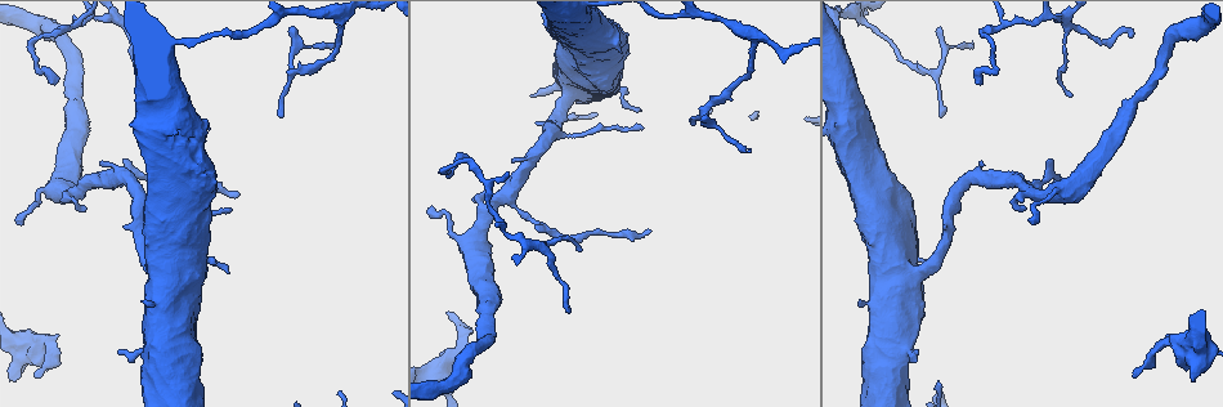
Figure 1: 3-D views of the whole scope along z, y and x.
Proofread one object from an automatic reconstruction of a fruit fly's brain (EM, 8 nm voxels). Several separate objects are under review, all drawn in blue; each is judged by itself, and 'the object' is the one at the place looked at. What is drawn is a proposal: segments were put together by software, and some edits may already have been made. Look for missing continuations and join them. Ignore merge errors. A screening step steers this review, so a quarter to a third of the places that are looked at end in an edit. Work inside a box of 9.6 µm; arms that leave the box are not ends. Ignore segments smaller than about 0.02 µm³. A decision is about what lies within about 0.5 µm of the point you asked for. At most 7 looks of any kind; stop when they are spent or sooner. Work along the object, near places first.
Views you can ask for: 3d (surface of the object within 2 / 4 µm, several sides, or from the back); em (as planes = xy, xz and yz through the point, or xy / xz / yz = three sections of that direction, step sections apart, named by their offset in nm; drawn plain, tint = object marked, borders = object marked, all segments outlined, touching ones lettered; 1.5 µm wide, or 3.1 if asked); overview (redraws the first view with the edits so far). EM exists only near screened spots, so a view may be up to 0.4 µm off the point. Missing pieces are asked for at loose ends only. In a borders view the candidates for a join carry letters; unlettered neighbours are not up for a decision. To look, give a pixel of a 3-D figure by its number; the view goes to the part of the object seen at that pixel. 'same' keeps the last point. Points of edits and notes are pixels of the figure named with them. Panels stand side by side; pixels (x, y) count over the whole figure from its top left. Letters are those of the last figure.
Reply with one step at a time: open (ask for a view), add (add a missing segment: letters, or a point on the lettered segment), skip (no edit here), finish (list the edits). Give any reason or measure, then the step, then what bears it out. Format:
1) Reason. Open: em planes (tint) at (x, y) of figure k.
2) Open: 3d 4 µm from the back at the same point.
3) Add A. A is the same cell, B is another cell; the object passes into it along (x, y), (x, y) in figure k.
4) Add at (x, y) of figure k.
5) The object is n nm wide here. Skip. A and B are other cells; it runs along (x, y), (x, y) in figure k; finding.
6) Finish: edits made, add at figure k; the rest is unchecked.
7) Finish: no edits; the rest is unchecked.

Open: em xz step 8 (borders) at (448, 314) of figure 1.

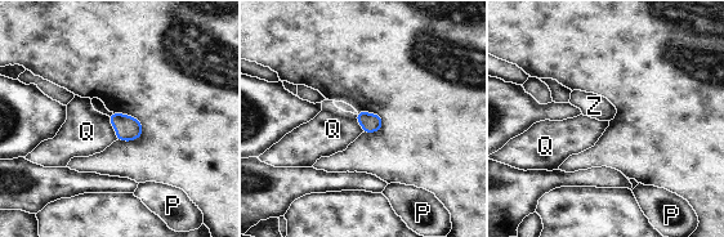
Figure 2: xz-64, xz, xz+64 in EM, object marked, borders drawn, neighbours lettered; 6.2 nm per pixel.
Open: em planes (borders) at the same point.

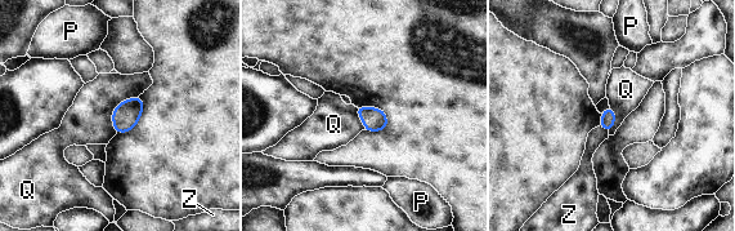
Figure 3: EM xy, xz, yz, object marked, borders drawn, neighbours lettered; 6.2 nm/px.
Skip. P, Q and Z are other cells; a border runs along (138, 96), (115, 107), (116, 133) in figure 3; none of them fits.

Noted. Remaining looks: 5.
Tapers out. Open: 3d 2 µm at (57, 81) of figure 1.

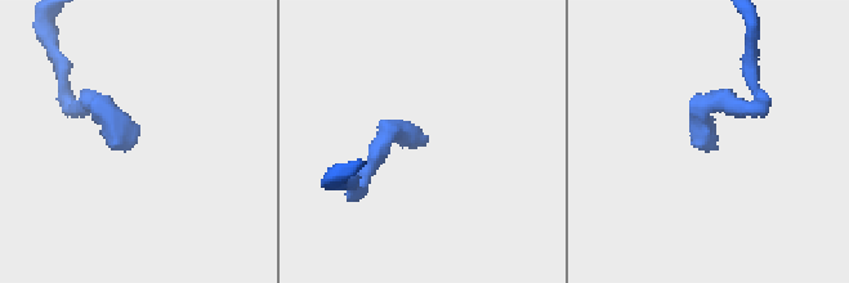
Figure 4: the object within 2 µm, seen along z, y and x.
Shape alone is not enough. Open: em yz step 8 (tint) at (421, 135) of figure 4.

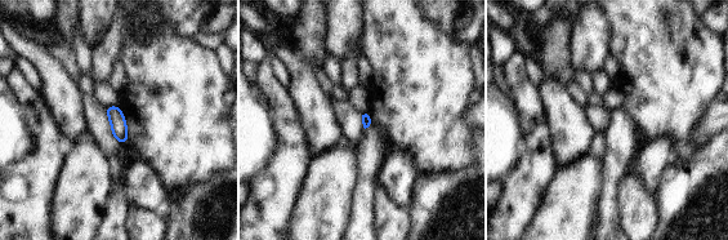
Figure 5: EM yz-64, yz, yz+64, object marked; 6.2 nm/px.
Another direction. Open: em xz step 4 (borders) at the same point.

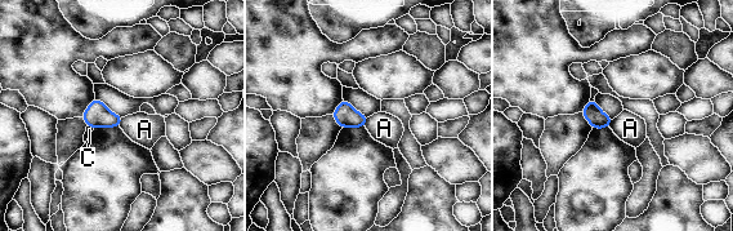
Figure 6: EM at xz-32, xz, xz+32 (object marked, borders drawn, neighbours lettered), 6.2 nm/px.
The object is 120 nm wide here. Skip. A and C are other cells; no lettered segment goes on from it.

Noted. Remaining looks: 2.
Tapers out. Open: 3d 4 µm at (580, 247) of figure 1.

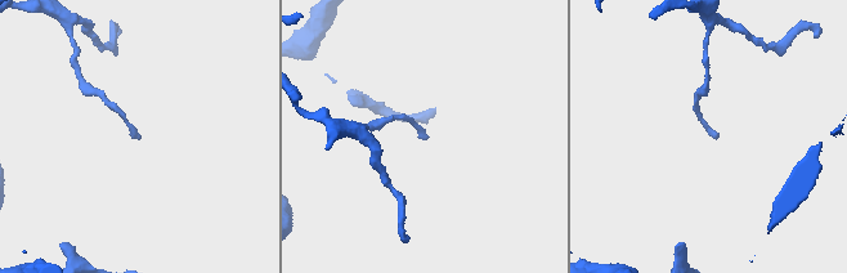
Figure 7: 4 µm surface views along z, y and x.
Need the tissue. Open: em planes (borders) at (138, 139) of figure 7.

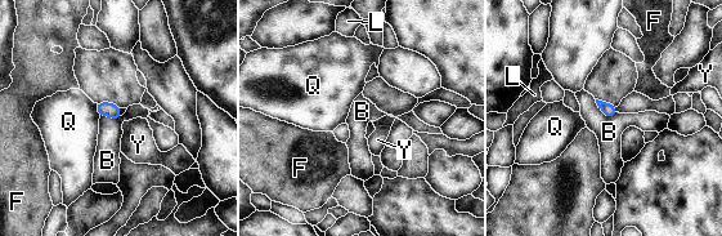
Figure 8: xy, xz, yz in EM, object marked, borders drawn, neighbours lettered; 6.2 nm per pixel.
Skip. B, F, L, Q and Y are other cells; a border runs along (595, 99), (608, 118), (614, 116) in figure 8; none of them fits.

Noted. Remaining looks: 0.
Finish: no edits; the rest is unchecked.

